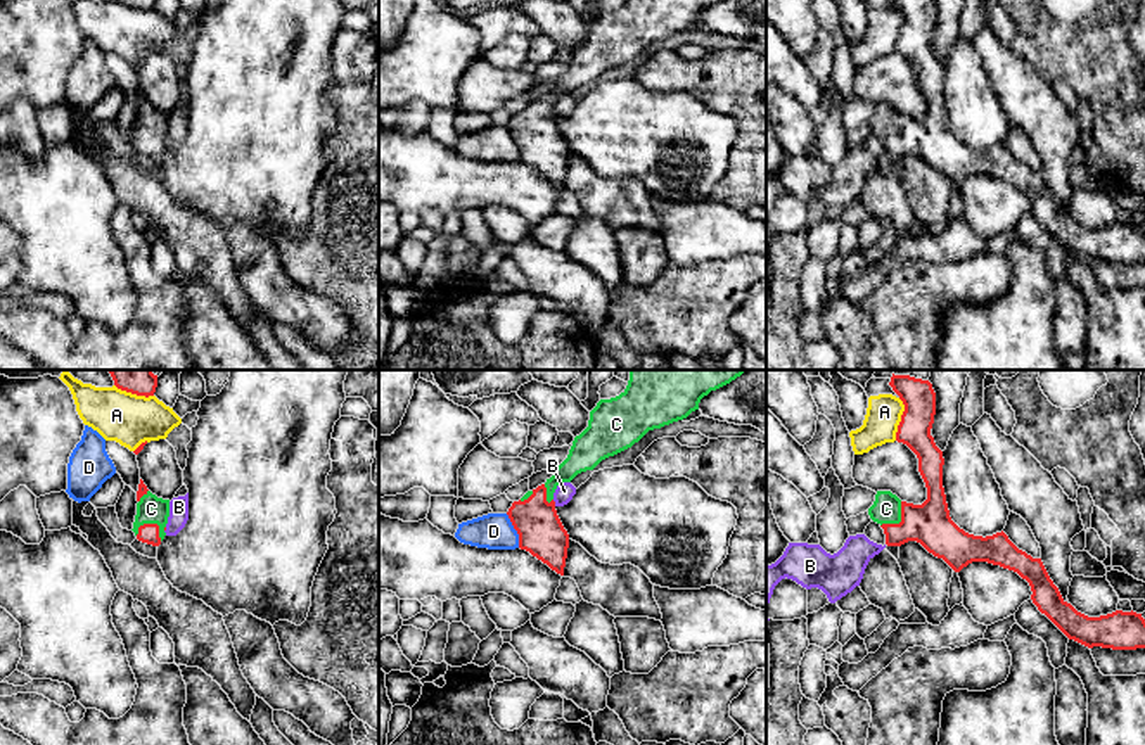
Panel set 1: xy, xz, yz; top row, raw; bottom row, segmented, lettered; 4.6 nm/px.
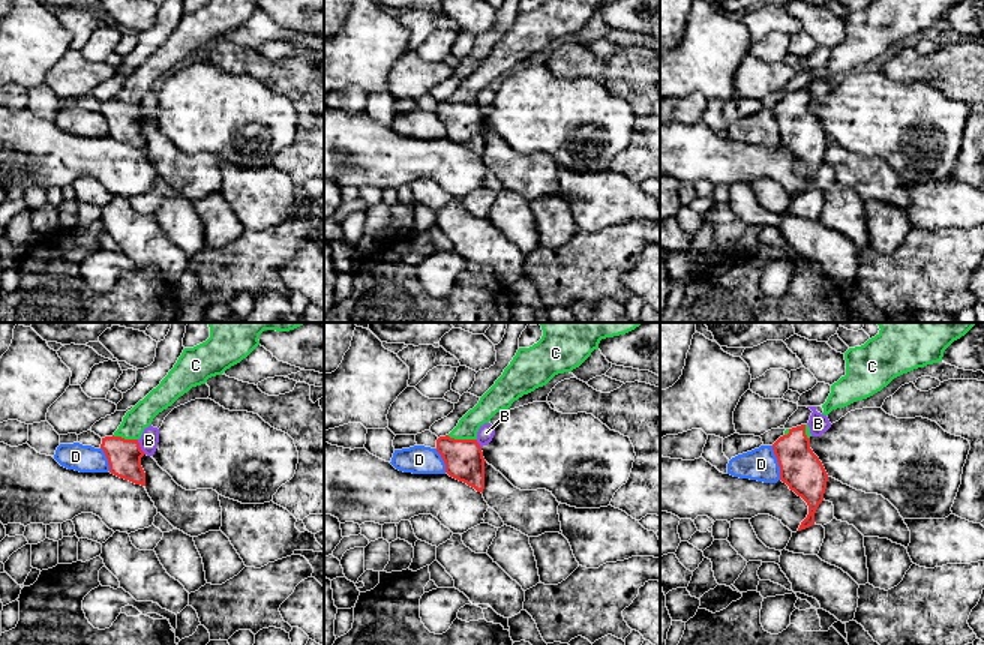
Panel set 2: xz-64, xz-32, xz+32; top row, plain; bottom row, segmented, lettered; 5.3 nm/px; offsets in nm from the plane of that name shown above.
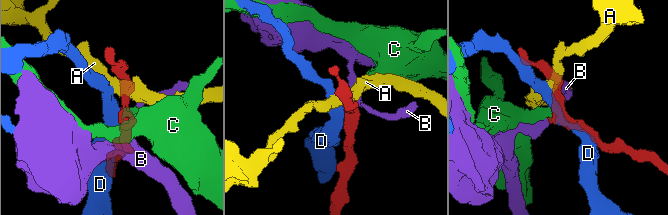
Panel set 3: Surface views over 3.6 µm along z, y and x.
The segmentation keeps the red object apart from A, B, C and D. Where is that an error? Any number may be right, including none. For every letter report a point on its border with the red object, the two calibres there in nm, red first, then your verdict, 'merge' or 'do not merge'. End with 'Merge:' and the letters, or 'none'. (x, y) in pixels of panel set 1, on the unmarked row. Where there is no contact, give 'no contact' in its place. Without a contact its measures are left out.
A: yz (901, 31) | 150/160 nm | do not merge
B: xz (554, 116) | 220/90 nm | do not merge
C: xy (153, 137) | 100/130 nm | merge
D: xz (516, 142) | 220/170 nm | do not merge
Merge: C

